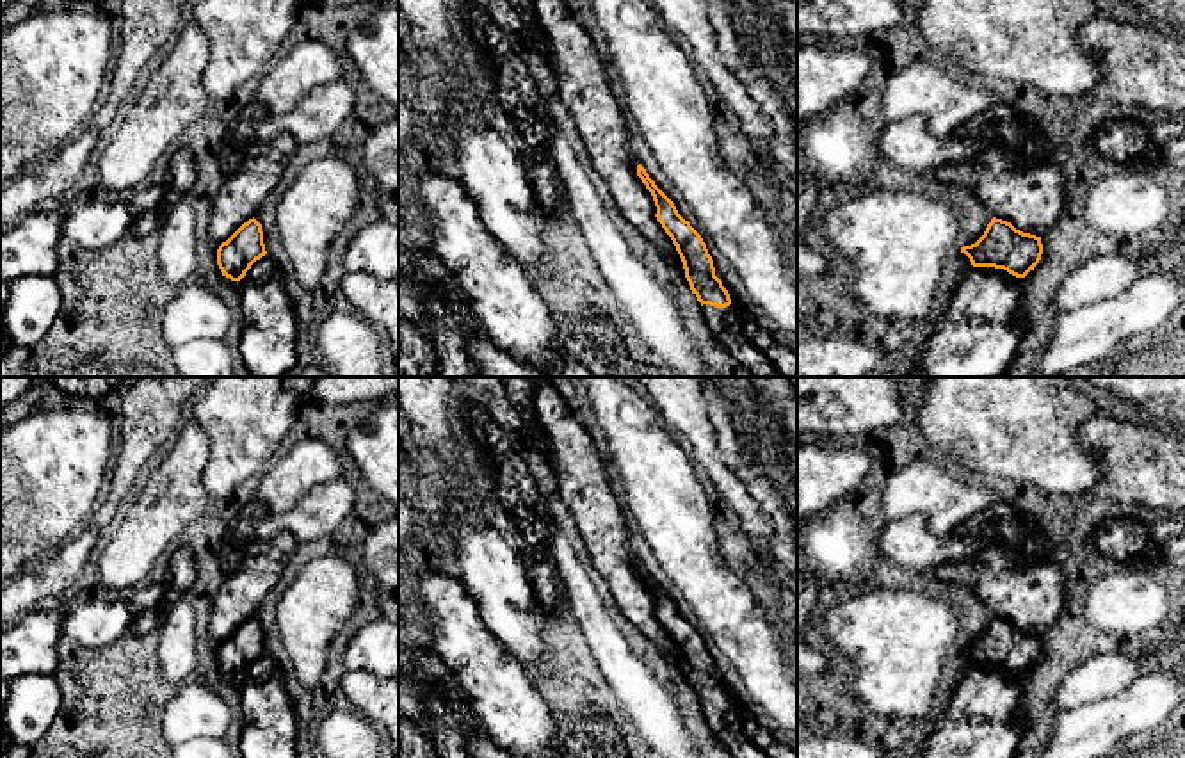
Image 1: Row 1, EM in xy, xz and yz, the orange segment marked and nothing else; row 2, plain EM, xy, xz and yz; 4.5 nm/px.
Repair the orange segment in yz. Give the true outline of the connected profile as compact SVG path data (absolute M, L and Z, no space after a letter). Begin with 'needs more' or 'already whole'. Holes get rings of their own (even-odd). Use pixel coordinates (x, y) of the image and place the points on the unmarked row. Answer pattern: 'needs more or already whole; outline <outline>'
already whole; outline M993 616L984 633L971 644L963 644L973 665L1004 667L1016 676L1025 676L1043 653L1041 635L1023 632L1011 621Z

